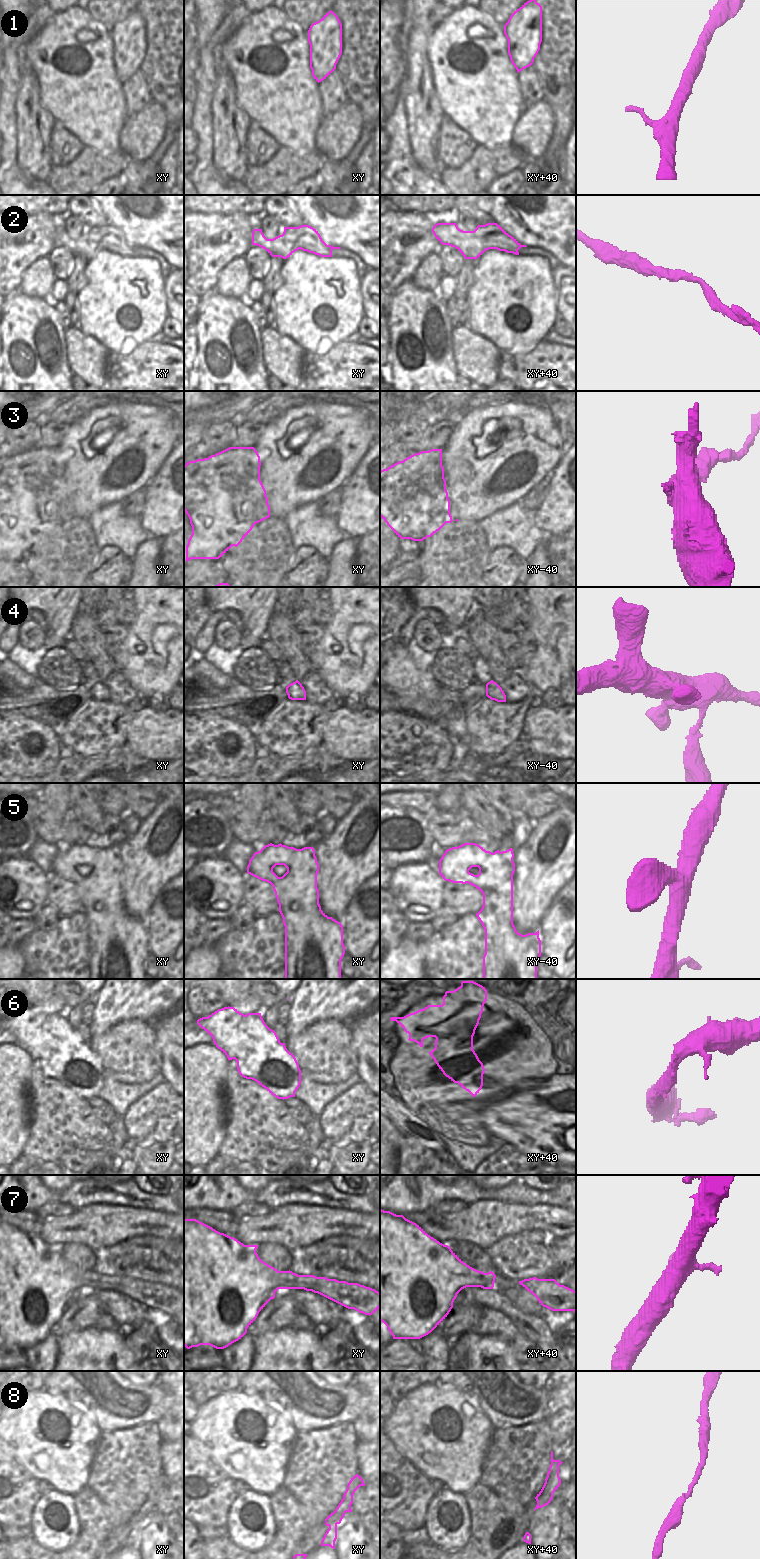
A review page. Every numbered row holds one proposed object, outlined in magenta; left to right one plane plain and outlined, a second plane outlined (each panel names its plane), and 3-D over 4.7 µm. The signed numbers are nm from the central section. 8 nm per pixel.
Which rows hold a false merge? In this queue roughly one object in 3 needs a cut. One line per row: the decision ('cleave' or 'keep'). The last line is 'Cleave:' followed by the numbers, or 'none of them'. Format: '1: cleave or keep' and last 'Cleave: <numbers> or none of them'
1: keep
2: keep
3: cleave
4: keep
5: keep
6: cleave
7: keep
8: keep
Cleave: 3, 6

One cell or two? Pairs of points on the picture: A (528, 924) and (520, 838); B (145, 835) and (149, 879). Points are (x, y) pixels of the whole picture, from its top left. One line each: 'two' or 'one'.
A: two
B: one

